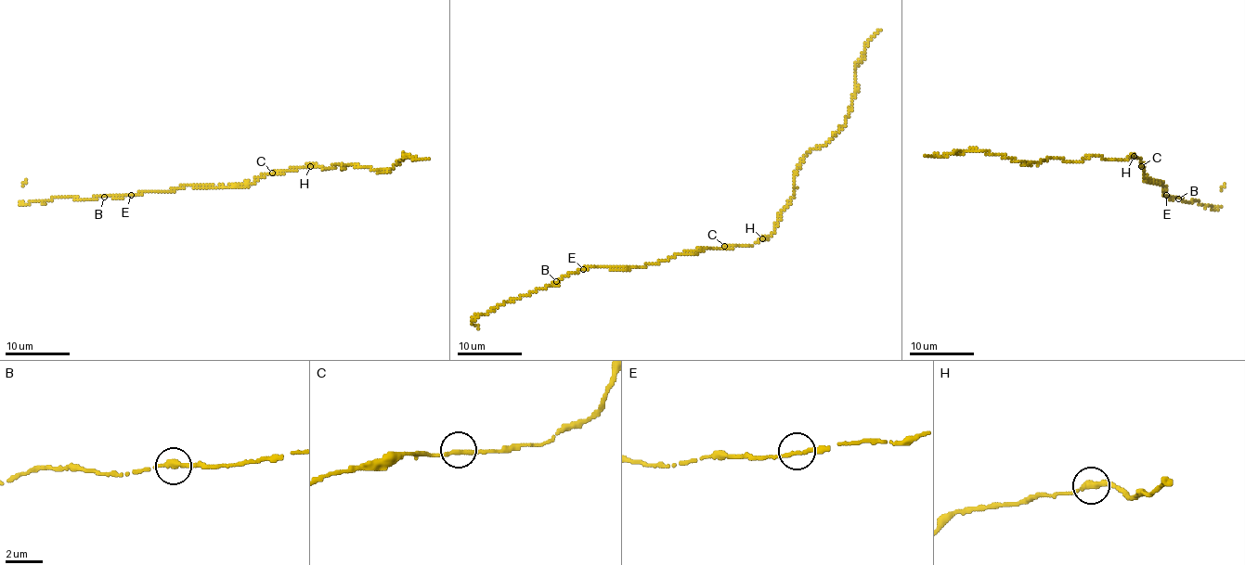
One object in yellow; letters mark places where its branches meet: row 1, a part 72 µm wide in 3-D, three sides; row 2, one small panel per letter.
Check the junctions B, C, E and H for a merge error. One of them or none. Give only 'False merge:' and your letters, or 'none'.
False merge: none

